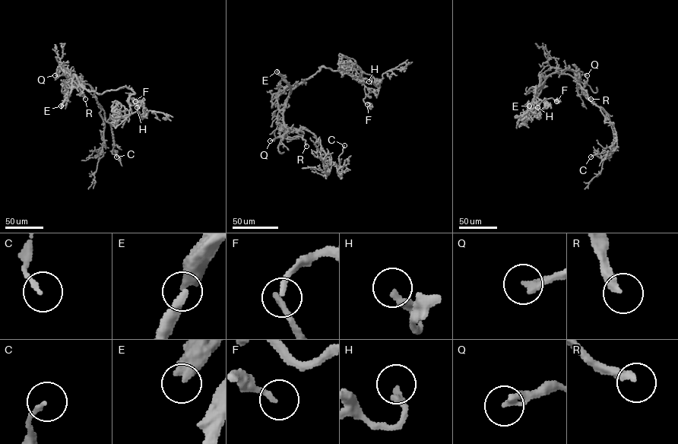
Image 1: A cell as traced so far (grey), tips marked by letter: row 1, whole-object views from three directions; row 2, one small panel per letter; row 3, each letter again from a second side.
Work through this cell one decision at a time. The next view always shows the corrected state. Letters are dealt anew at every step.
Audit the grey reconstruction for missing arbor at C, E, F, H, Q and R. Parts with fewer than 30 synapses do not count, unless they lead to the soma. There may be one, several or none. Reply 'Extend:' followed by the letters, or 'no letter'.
Extend: E, R

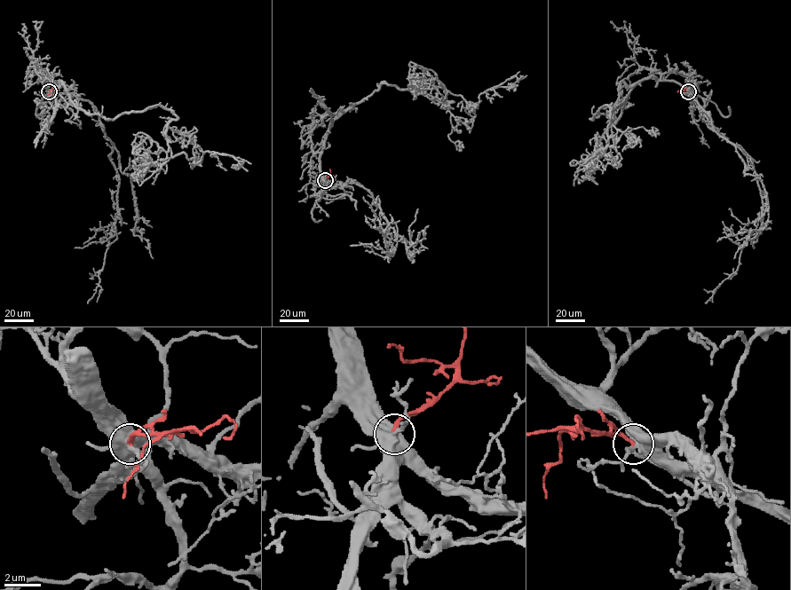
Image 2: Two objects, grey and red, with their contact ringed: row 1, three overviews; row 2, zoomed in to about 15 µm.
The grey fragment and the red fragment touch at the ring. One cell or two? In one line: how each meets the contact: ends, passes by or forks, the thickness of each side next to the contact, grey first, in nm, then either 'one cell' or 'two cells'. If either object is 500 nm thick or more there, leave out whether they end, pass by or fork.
calibres 550 and 220 nm; one cell

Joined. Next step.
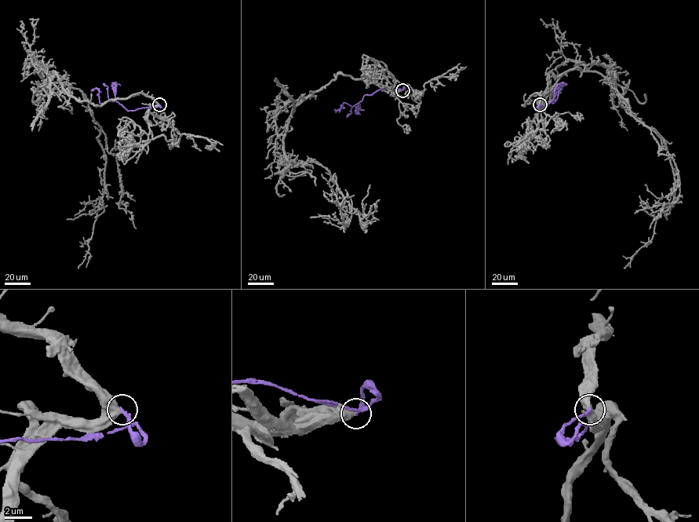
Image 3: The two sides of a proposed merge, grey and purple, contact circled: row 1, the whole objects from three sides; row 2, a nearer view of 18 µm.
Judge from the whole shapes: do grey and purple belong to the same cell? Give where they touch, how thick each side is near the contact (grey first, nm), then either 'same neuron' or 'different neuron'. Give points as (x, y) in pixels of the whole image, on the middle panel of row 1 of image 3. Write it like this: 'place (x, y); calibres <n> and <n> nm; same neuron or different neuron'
place (402, 90); calibres 650 and 260 nm; different neuron

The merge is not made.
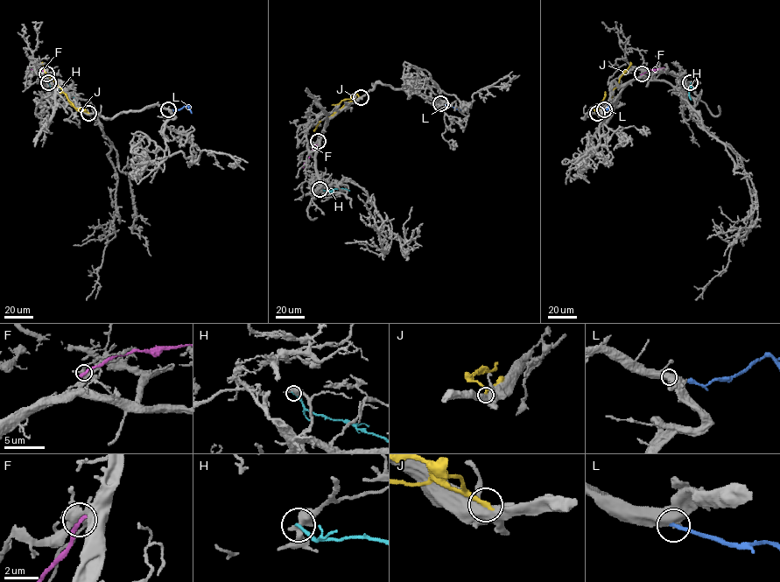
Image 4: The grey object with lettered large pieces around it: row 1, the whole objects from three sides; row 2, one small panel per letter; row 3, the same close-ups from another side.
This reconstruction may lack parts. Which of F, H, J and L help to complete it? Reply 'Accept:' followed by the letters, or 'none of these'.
Accept: L

